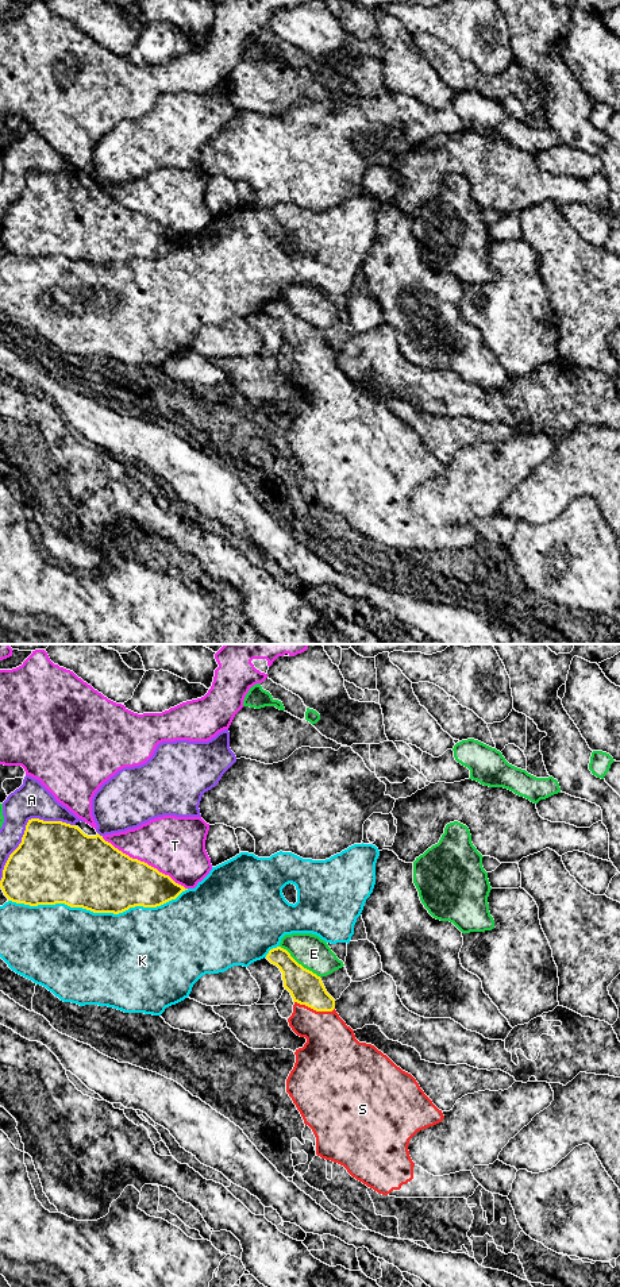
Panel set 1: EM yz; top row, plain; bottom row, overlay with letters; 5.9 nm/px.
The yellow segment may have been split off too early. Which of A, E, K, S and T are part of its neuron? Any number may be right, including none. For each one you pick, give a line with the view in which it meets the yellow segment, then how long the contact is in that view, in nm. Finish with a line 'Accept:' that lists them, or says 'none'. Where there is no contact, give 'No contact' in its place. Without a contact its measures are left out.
S: Touches yellow in yz. Shared border 240 nm
Accept: S

